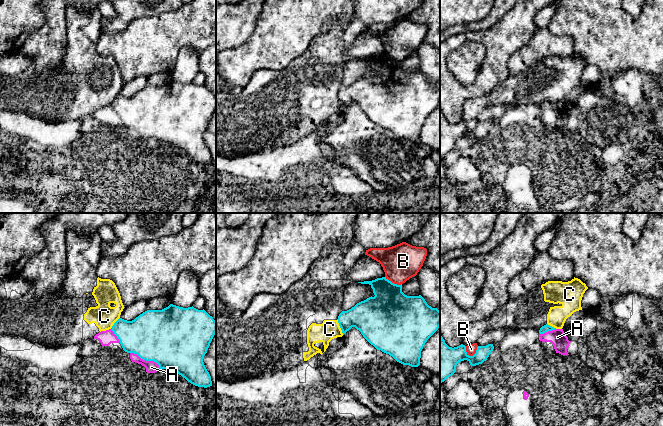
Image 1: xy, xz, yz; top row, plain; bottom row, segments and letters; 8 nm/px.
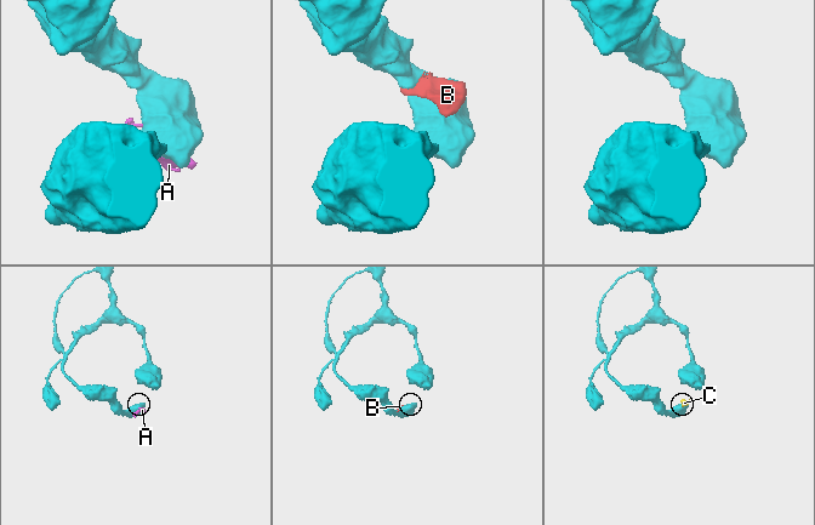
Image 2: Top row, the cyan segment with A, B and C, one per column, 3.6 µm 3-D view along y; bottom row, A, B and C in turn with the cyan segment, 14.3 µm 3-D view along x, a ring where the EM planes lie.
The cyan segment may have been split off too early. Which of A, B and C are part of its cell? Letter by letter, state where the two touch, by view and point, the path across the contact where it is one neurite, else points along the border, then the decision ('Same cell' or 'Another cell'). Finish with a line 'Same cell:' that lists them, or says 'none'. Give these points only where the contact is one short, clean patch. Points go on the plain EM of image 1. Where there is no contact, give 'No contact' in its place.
A: Touches cyan at xy (146, 136). Another cell
B: Touches cyan at yz (474, 130). Another cell
C: Touches cyan at xz (340, 103). Boundary: xz (337, 95), (343, 110). Another cell
Same cell: none

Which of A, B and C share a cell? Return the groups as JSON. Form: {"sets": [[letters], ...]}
{"sets": [["A", "B", "C"]]}

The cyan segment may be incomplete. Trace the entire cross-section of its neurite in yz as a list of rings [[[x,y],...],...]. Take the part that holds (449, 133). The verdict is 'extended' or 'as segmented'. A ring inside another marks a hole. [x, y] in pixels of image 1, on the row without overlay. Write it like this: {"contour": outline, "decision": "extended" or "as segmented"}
{"contour": [[[440,111],[440,159],[456,148],[456,142],[459,138],[467,136],[471,142],[482,140],[487,136],[493,125],[493,120],[478,122],[476,129],[469,132],[465,121],[449,123]]], "decision": "as segmented"}

